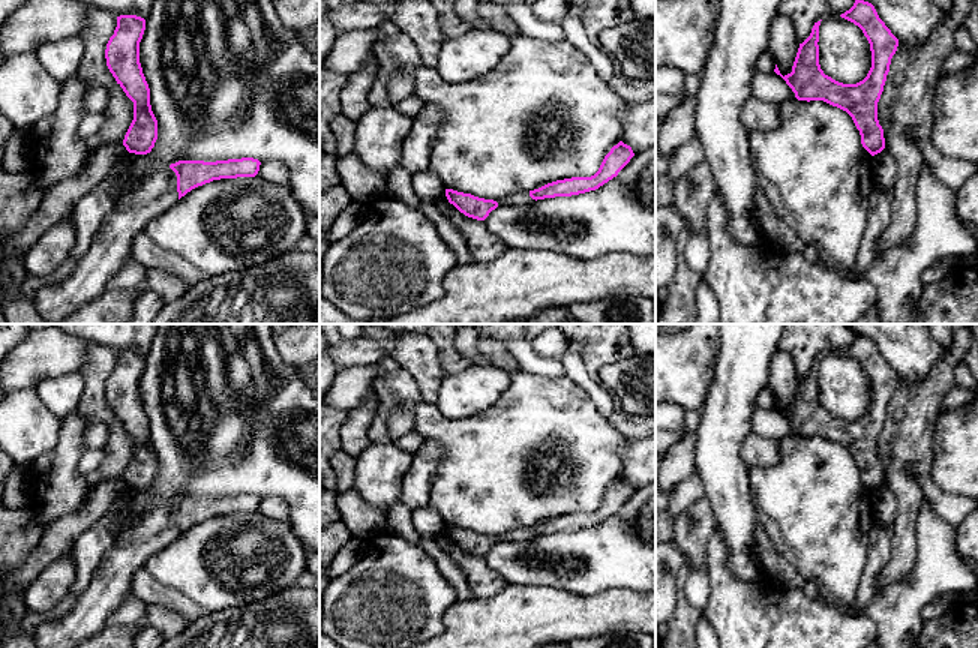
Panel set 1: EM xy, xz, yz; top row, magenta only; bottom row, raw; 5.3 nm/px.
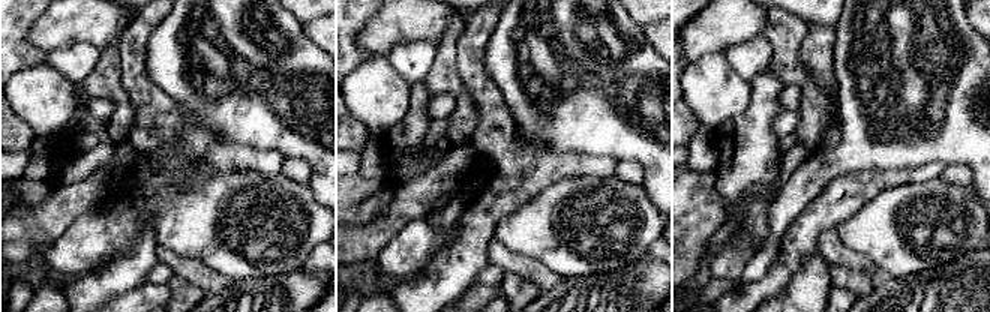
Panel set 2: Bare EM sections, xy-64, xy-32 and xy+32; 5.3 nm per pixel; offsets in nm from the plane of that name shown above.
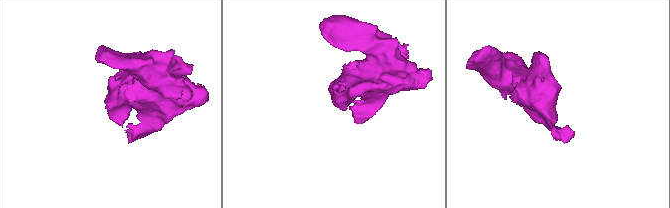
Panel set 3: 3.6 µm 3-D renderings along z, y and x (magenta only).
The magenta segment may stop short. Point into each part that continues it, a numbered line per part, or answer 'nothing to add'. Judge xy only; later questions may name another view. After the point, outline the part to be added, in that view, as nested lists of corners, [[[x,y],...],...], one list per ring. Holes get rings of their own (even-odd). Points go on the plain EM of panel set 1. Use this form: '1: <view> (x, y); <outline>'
1: xy (111, 585); [[[166,501],[144,512],[124,530],[96,567],[90,585],[78,597],[74,609],[56,620],[42,621],[33,632],[38,648],[75,648],[102,632],[110,616],[132,596],[135,572],[178,536],[177,512]]]

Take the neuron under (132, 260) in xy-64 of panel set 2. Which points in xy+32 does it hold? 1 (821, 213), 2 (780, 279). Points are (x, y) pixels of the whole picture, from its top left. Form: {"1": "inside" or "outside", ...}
{"1": "inside", "2": "inside"}

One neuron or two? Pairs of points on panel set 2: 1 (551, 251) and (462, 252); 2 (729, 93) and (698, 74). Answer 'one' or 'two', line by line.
1: two
2: one

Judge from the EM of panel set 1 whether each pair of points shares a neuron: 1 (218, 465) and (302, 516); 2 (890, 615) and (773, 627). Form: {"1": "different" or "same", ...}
{"1": "same", "2": "different"}

